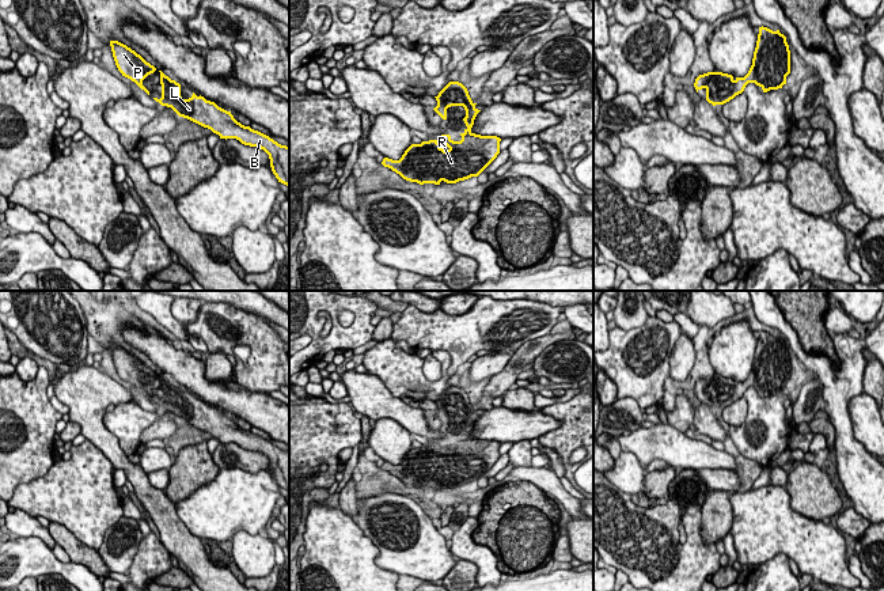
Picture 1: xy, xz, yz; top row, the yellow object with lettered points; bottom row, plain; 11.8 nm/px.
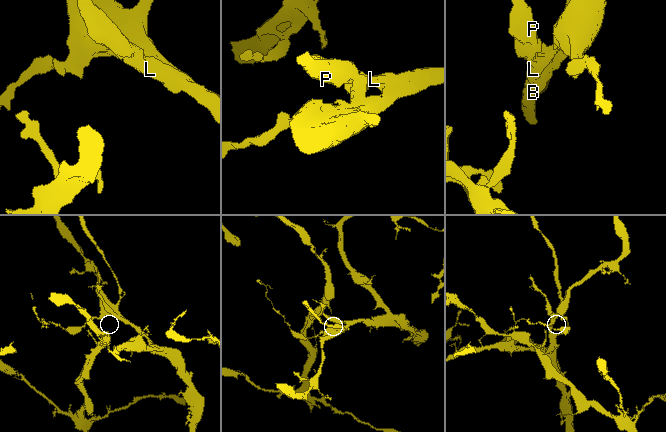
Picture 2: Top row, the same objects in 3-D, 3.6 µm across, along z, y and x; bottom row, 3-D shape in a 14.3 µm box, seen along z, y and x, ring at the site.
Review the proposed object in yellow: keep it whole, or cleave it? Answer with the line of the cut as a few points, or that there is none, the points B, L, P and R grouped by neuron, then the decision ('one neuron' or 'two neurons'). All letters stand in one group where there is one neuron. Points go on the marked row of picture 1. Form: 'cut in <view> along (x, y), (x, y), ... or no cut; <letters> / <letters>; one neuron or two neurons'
no cut; B L P R; one neuron

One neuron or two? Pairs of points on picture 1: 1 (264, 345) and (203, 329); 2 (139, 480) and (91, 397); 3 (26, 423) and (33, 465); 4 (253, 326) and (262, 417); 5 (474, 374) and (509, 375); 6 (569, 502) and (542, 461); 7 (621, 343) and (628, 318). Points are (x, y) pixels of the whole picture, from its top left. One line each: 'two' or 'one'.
1: one
2: one
3: one
4: two
5: two
6: two
7: two

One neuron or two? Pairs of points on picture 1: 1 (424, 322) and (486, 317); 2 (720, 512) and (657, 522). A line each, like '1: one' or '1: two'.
1: one
2: two

